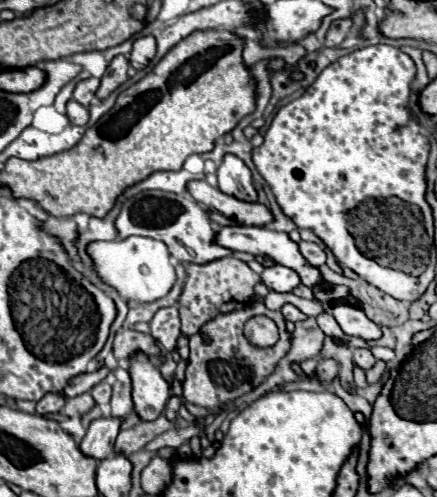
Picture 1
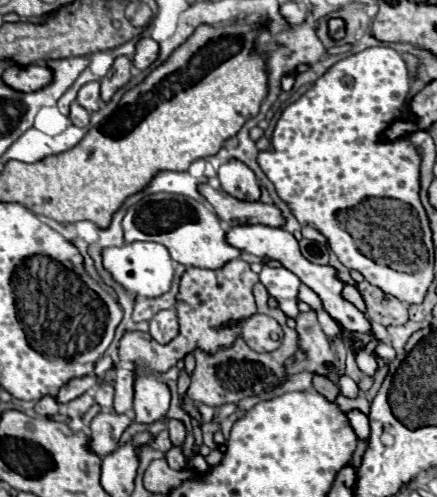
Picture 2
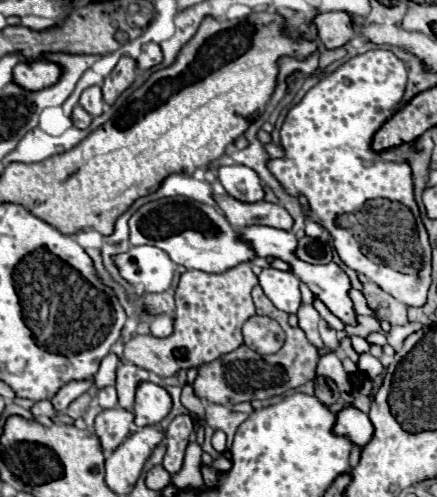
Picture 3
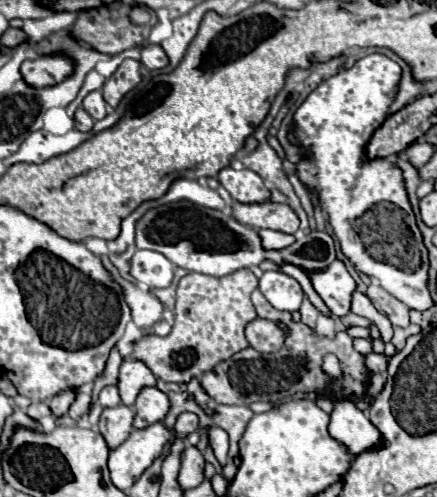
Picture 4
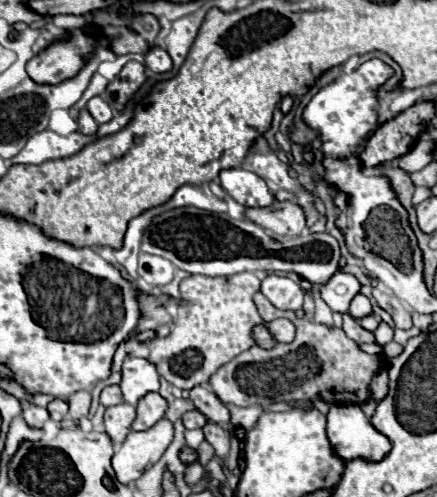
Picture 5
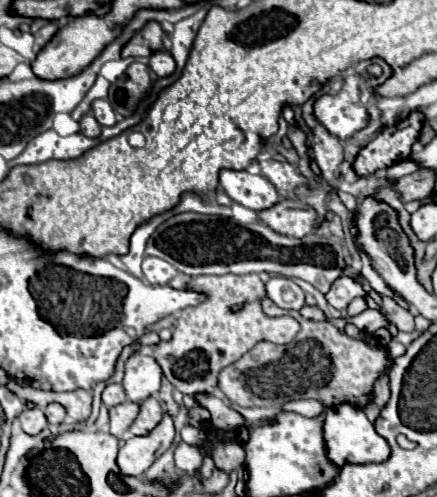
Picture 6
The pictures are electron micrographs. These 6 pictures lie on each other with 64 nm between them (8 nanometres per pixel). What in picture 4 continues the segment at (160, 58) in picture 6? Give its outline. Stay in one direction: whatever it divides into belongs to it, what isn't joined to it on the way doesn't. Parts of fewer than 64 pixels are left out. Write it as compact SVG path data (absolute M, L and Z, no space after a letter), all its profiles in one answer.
M144 44L140 64L148 70L160 70L168 64L168 58L164 56L164 50L158 44Z

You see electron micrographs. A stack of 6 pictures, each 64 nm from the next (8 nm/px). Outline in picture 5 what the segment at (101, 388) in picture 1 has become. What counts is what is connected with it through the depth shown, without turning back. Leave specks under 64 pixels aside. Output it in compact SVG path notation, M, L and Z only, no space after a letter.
M106 386L100 394L100 404L104 406L116 406L122 402L122 392L118 386Z

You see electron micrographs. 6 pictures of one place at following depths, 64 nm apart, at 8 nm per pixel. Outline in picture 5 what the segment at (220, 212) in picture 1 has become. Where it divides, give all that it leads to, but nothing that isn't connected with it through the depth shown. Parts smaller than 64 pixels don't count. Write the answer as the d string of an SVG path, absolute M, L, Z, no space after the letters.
M274 202L266 208L246 208L244 218L268 228L276 236L298 236L306 228L304 212L294 202Z

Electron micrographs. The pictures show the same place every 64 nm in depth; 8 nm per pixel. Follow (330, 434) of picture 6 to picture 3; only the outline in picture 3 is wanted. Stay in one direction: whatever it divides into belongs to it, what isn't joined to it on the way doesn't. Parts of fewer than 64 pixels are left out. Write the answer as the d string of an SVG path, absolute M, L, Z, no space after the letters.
M354 406L344 408L342 412L336 414L338 422L334 426L334 432L340 436L348 436L354 444L366 446L368 440L372 438L372 422L364 412L360 412Z

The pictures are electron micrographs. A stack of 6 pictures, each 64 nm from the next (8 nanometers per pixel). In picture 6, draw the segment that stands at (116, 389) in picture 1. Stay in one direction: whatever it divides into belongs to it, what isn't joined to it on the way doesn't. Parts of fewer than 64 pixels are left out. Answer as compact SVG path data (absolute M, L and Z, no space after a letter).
M136 352L126 360L122 388L130 402L140 404L148 396L158 394L160 380L162 380L162 372L152 356L142 356Z

